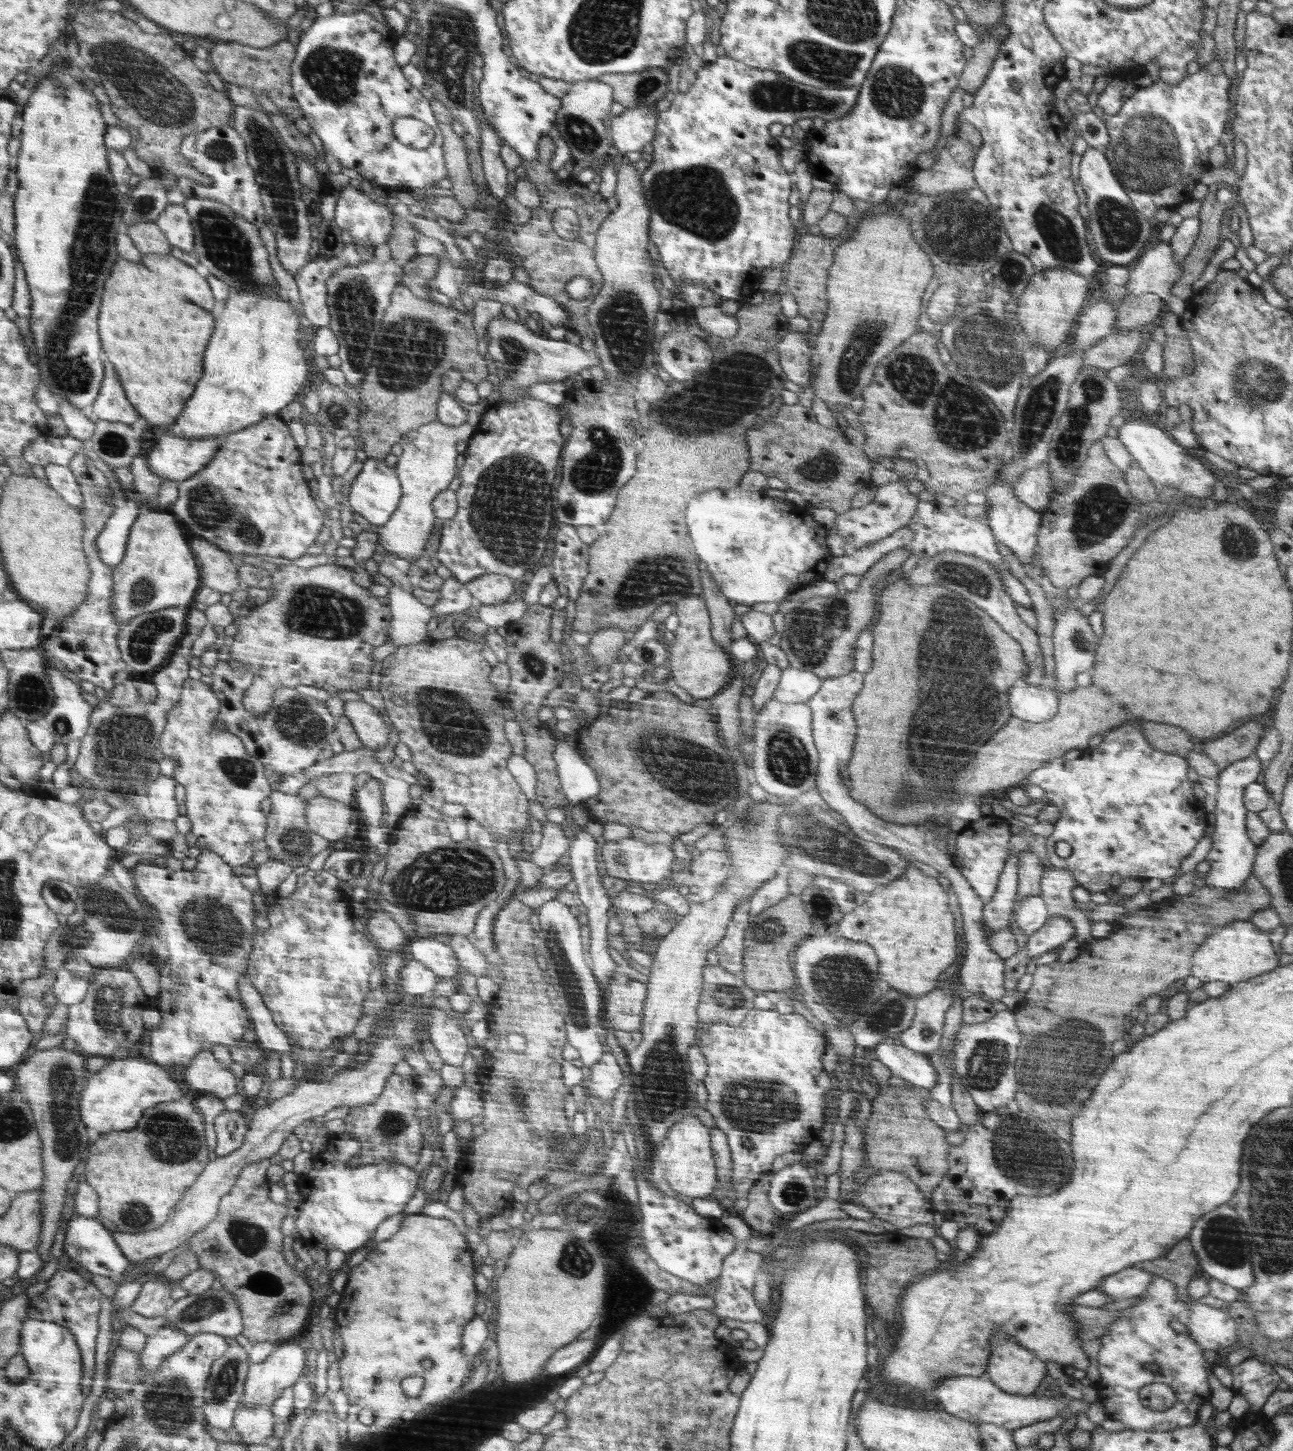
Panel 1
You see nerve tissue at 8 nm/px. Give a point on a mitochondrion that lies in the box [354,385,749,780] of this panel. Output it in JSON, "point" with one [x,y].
{"point":[509,513]}

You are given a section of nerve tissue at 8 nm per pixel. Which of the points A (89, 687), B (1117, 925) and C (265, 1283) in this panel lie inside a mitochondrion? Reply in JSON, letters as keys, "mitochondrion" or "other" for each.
{"A":"other","B":"other","C":"mitochondrion"}

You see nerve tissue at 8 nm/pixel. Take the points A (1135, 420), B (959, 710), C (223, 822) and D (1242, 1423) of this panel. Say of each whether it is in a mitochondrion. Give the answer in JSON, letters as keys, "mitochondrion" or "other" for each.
{"A":"other","B":"mitochondrion","C":"other","D":"other"}

